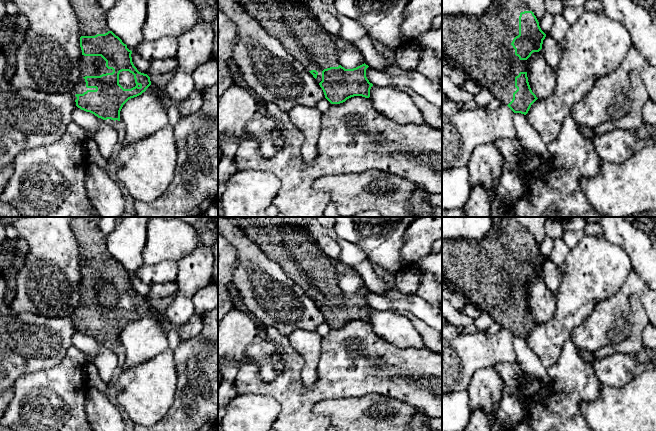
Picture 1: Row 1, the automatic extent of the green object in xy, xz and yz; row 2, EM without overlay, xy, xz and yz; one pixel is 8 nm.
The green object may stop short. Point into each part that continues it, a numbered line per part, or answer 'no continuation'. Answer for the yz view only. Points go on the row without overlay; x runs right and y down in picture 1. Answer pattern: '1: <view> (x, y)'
1: yz (481, 271)

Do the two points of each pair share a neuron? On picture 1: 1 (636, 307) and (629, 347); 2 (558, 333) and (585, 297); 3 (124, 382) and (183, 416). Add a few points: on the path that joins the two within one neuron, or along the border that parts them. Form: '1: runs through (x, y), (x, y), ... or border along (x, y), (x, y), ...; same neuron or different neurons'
1: runs through (637, 317), (636, 337); same neuron
2: runs through (562, 324), (576, 306); same neuron
3: border along (175, 385), (175, 400), (169, 410), (159, 420); different neurons

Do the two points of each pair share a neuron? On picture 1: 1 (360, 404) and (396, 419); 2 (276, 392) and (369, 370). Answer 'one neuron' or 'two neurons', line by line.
1: one neuron
2: one neuron

